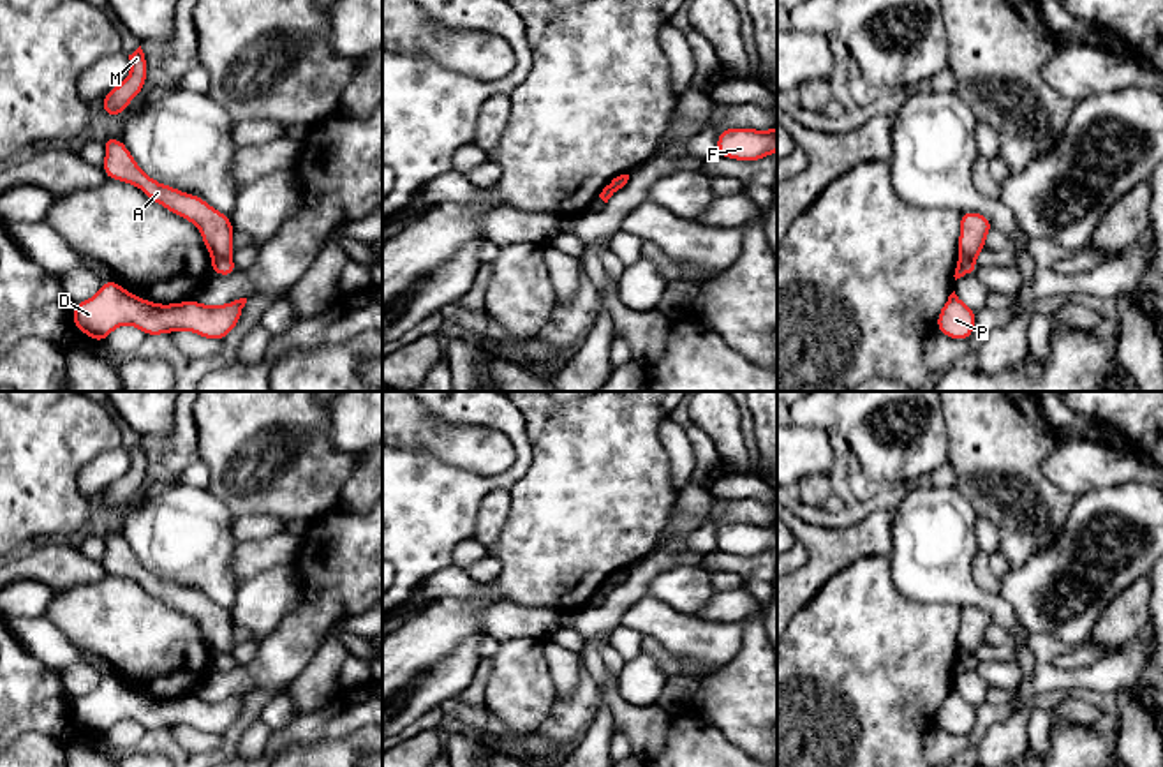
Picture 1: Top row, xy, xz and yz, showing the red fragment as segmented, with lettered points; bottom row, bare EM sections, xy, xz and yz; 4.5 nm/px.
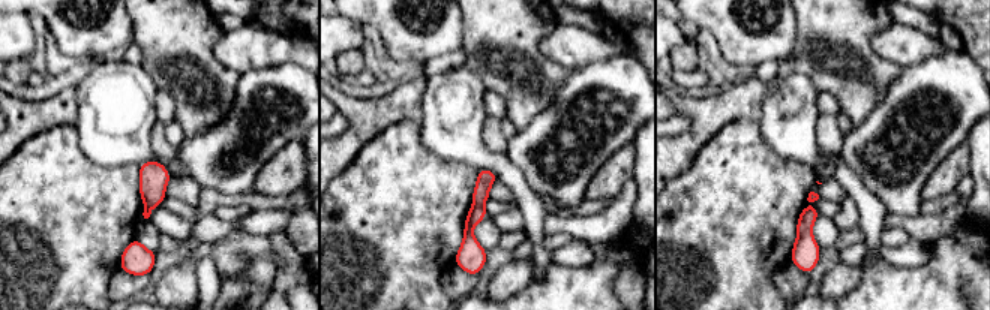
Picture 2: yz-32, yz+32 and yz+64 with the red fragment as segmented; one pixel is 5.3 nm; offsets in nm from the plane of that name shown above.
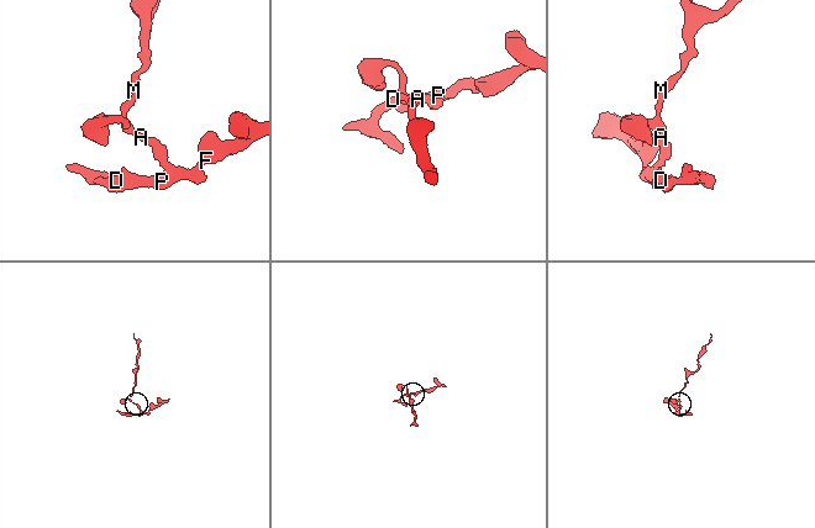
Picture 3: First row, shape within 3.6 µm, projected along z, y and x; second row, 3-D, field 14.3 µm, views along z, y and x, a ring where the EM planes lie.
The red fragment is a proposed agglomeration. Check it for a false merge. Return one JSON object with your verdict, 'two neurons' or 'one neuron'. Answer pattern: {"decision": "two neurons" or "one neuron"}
{"decision": "two neurons"}

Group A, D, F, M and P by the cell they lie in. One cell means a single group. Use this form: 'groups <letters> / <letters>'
groups A M / D F P

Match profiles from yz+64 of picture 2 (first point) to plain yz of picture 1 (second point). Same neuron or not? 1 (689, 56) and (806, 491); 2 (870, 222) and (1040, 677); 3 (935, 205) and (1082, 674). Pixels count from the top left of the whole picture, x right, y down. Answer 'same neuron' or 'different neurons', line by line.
1: same neuron
2: different neurons
3: different neurons

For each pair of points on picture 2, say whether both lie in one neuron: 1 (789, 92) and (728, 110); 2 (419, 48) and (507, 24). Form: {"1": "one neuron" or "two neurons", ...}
{"1": "two neurons", "2": "two neurons"}

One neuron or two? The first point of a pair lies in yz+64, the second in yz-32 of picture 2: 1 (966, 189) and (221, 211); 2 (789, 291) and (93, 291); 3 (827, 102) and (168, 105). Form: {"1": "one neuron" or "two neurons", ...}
{"1": "two neurons", "2": "two neurons", "3": "one neuron"}

